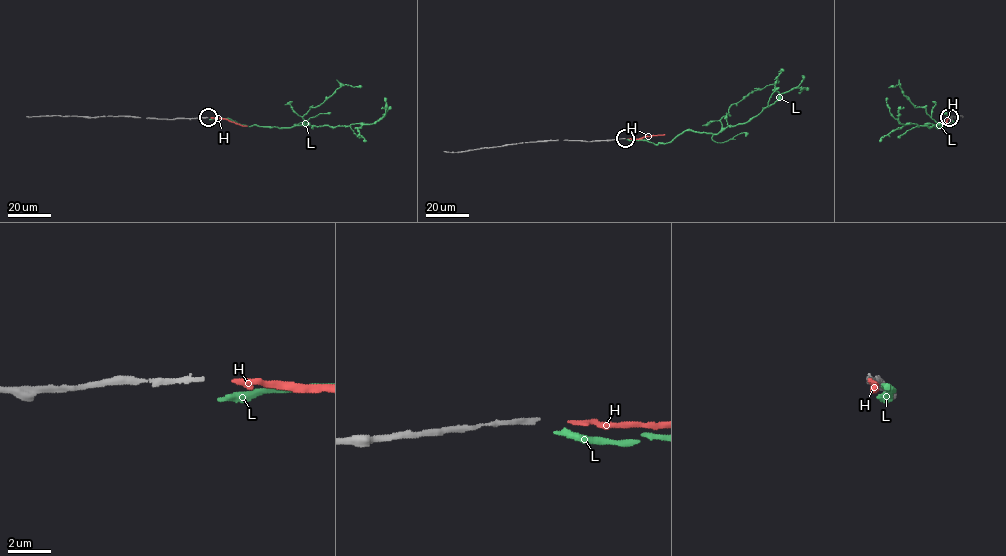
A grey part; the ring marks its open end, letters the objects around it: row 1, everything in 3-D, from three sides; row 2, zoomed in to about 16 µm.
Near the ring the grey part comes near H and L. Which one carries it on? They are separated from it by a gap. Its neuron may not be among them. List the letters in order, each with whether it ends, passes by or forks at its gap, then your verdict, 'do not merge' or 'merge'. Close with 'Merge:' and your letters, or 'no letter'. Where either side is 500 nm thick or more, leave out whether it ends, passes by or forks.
H: it ends | merge
L: it ends | do not merge
Merge: H

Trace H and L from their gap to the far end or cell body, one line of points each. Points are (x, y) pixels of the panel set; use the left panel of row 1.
H: (210, 117), (247, 126)
L: (209, 119), (229, 118), (241, 125), (290, 128), (373, 124), (383, 116), (384, 97)

